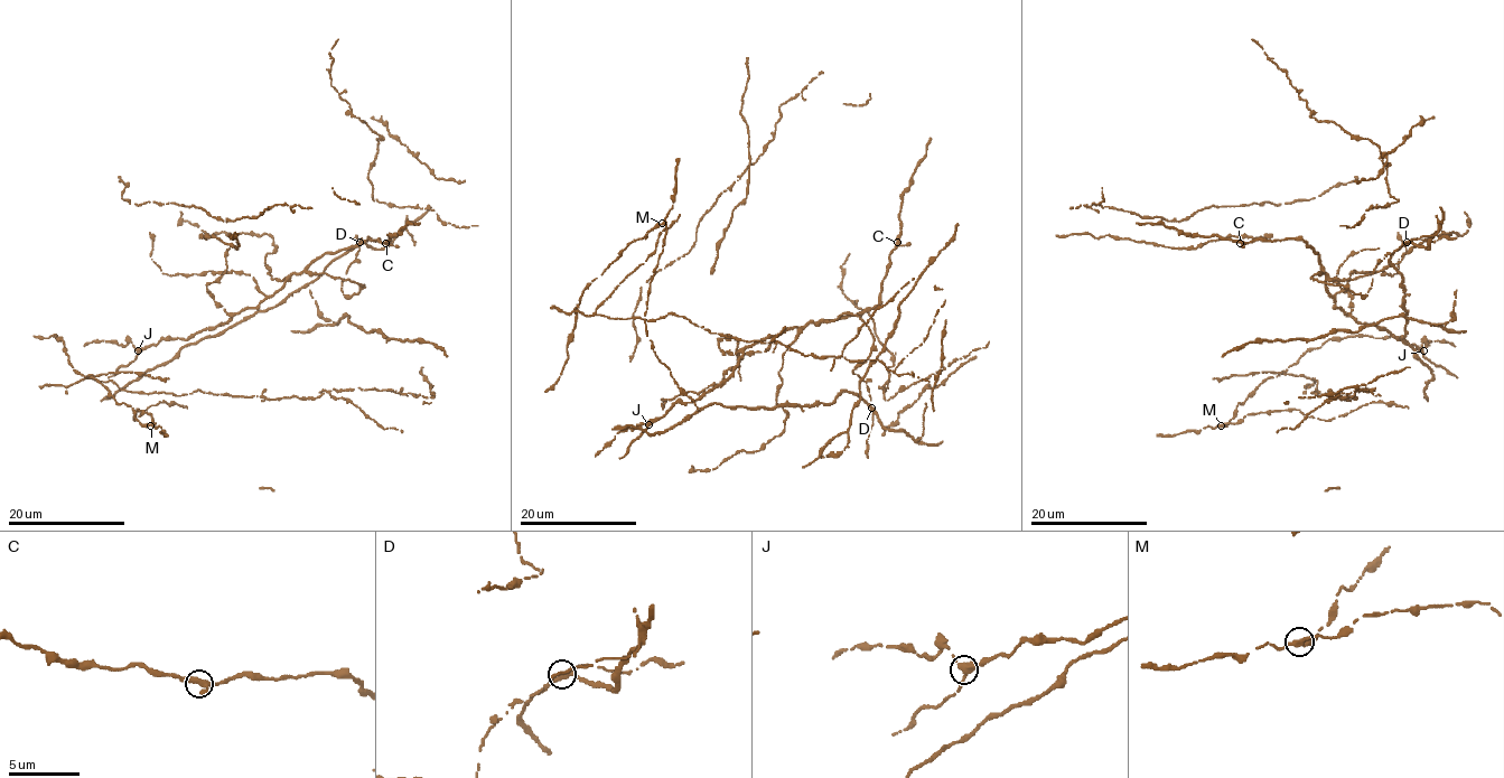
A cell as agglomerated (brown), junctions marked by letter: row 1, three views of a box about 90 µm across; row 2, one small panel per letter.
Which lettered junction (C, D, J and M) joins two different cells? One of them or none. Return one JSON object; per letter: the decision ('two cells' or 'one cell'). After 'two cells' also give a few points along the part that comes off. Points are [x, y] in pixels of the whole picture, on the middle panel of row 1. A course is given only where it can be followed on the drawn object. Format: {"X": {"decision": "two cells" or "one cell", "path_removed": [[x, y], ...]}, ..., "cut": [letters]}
{"C": {"decision": "one cell"}, "D": {"decision": "two cells"}, "J": {"decision": "one cell"}, "M": {"decision": "one cell"}, "cut": ["D"]}

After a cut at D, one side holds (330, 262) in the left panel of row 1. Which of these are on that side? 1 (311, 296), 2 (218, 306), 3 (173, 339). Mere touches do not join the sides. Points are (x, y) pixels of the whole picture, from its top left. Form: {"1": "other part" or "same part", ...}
{"1": "other part", "2": "other part", "3": "other part"}

